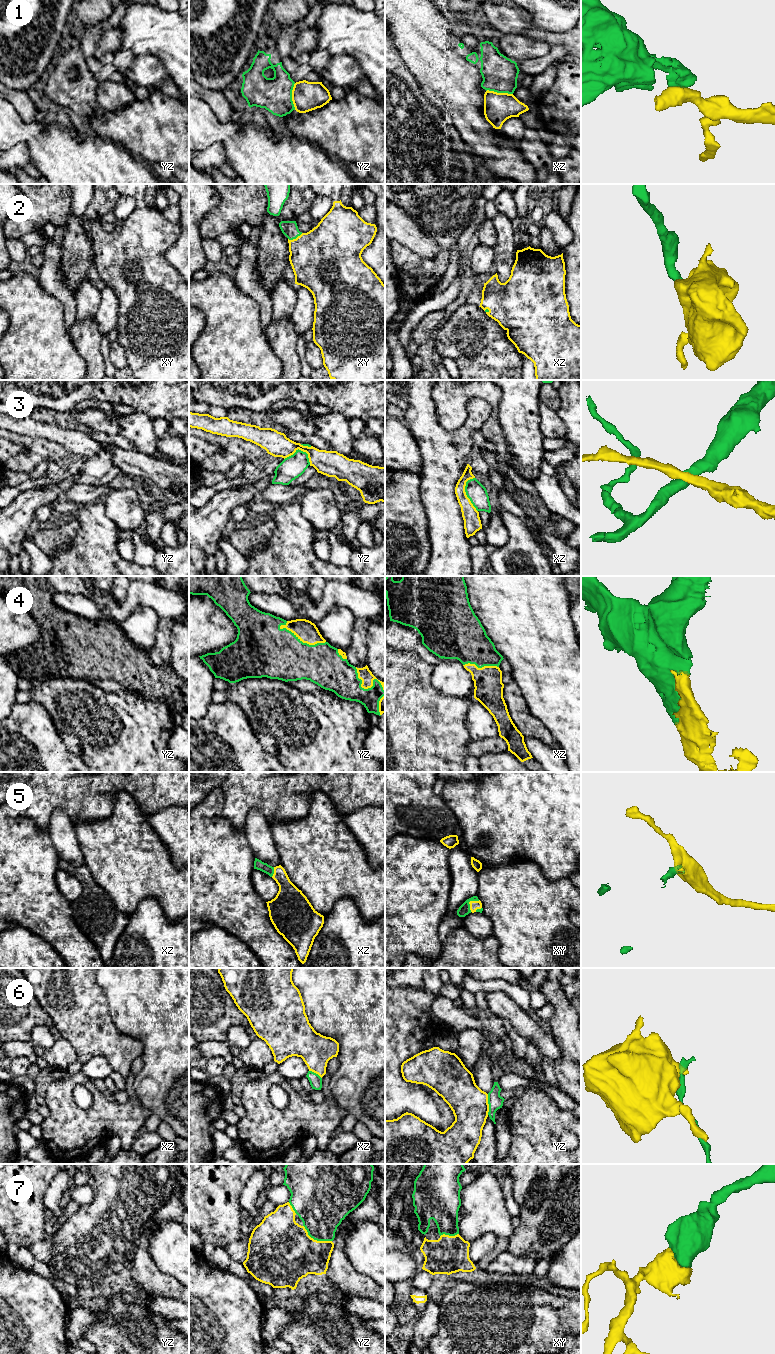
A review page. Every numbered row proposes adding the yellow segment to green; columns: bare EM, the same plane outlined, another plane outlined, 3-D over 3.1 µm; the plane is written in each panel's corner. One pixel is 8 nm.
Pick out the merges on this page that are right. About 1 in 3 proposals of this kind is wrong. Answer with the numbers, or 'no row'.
2, 4, 5, 7

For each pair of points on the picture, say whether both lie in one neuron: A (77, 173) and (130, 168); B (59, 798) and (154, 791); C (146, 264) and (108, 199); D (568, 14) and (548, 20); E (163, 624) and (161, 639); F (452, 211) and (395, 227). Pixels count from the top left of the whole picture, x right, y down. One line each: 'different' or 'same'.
A: same
B: same
C: different
D: same
E: same
F: different

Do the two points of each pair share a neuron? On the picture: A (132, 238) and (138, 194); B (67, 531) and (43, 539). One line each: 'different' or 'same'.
A: same
B: same

